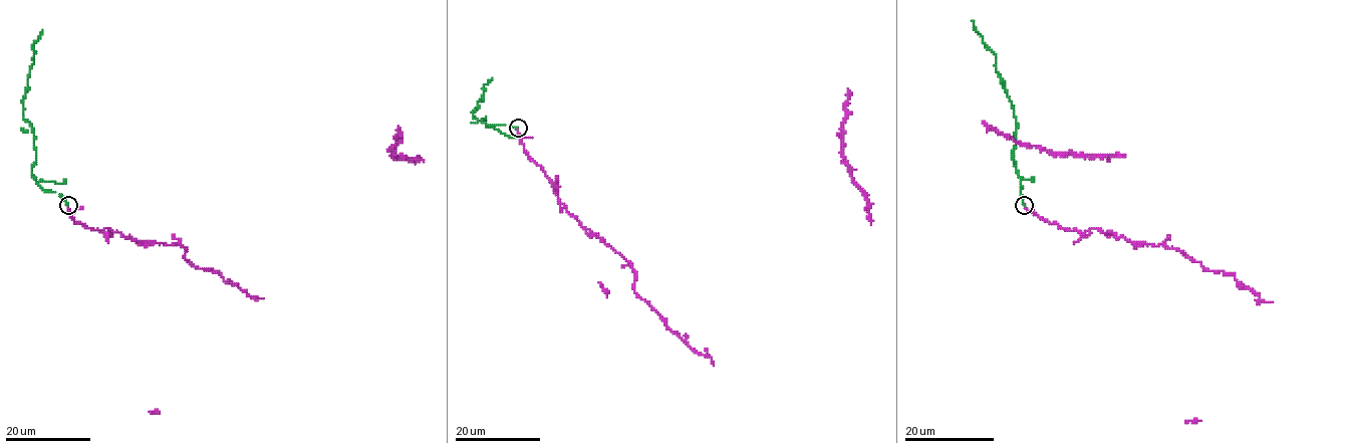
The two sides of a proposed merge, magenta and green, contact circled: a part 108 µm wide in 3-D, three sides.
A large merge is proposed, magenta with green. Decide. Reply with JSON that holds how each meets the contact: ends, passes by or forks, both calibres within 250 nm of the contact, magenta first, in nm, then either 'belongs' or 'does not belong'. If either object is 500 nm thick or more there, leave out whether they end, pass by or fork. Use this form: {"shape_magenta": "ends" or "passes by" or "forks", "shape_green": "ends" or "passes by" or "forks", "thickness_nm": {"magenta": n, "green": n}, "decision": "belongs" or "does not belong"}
{"shape_magenta": "ends", "shape_green": "ends", "thickness_nm": {"magenta": 160, "green": 190}, "decision": "belongs"}

